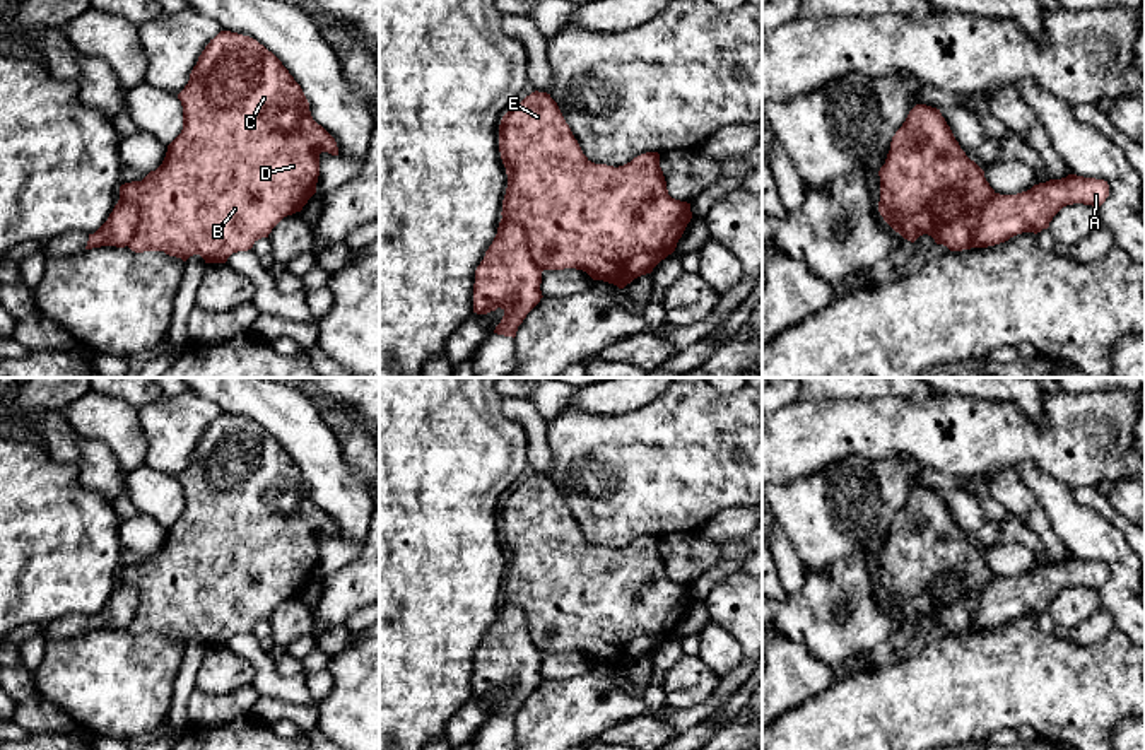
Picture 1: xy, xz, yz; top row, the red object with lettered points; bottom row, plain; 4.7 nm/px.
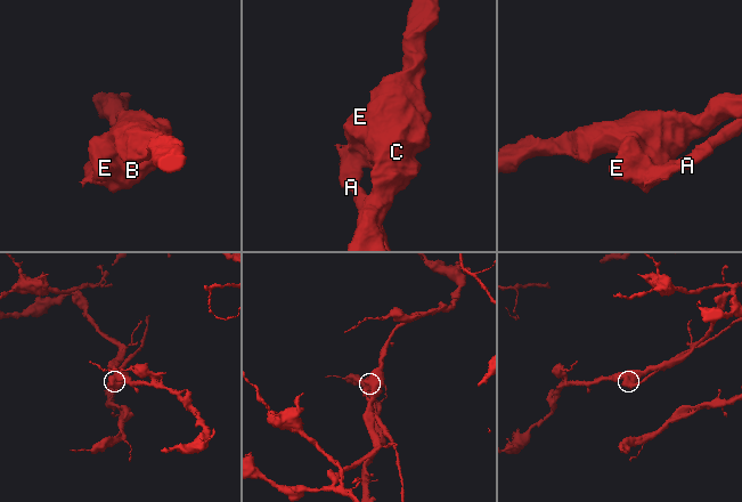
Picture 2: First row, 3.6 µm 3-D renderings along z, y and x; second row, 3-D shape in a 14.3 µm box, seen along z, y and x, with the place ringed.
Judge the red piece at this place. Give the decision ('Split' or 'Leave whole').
Leave whole

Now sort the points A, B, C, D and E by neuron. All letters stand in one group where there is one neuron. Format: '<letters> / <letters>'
A B C D E

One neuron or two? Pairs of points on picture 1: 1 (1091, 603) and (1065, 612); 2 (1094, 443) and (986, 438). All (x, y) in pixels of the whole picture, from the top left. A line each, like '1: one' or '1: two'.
1: one
2: one

